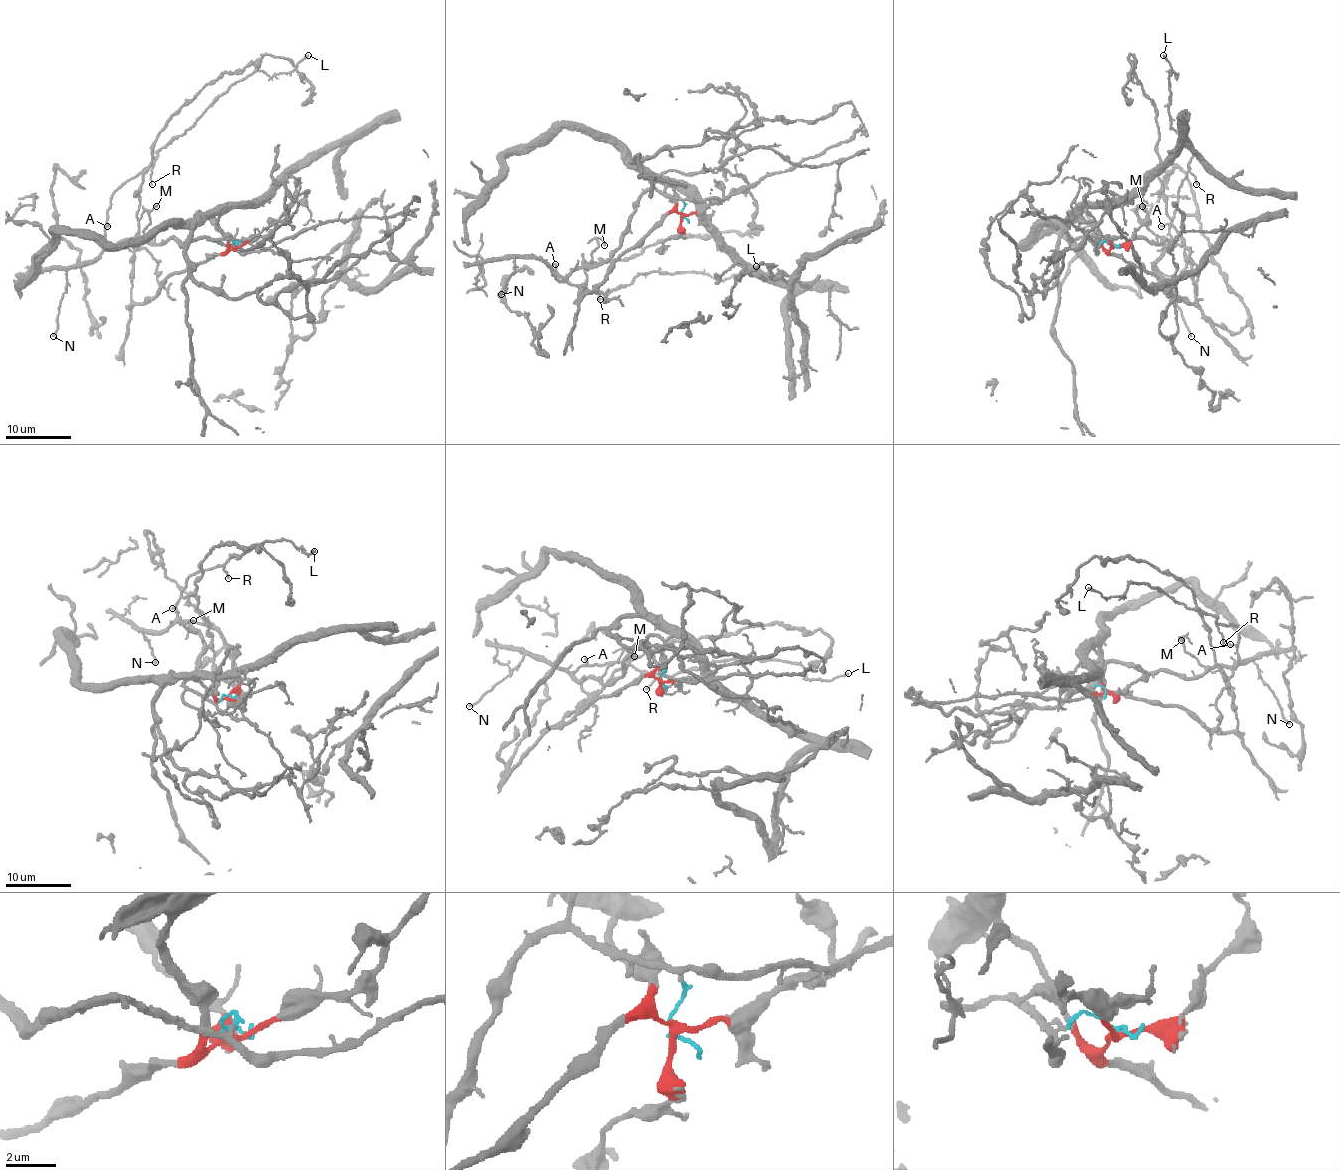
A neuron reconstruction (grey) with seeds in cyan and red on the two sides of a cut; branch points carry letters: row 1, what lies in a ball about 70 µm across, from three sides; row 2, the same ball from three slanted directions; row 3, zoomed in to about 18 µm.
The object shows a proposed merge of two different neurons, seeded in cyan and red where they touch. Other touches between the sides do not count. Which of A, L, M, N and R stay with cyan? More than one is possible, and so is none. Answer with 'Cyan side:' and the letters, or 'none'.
Cyan side: A, L, M, N, R

